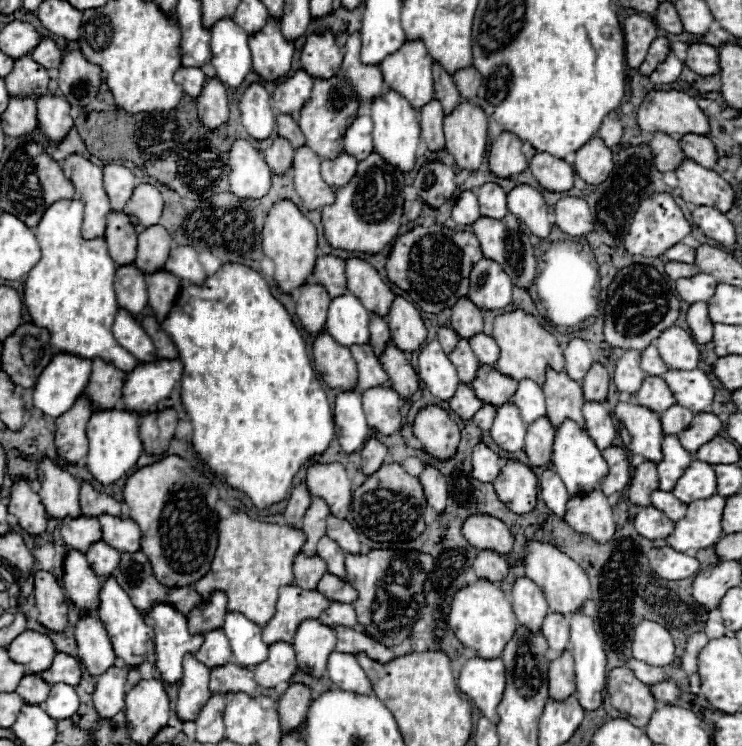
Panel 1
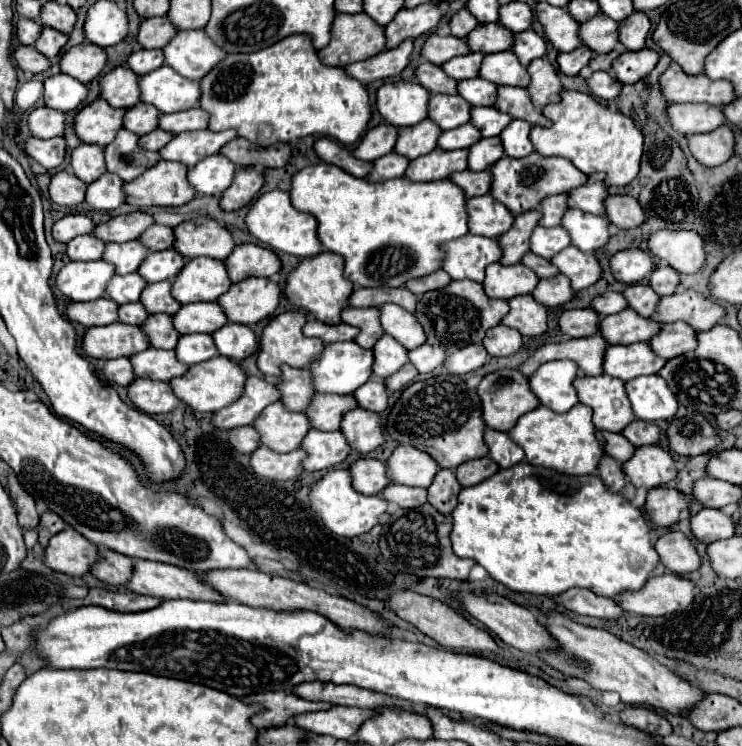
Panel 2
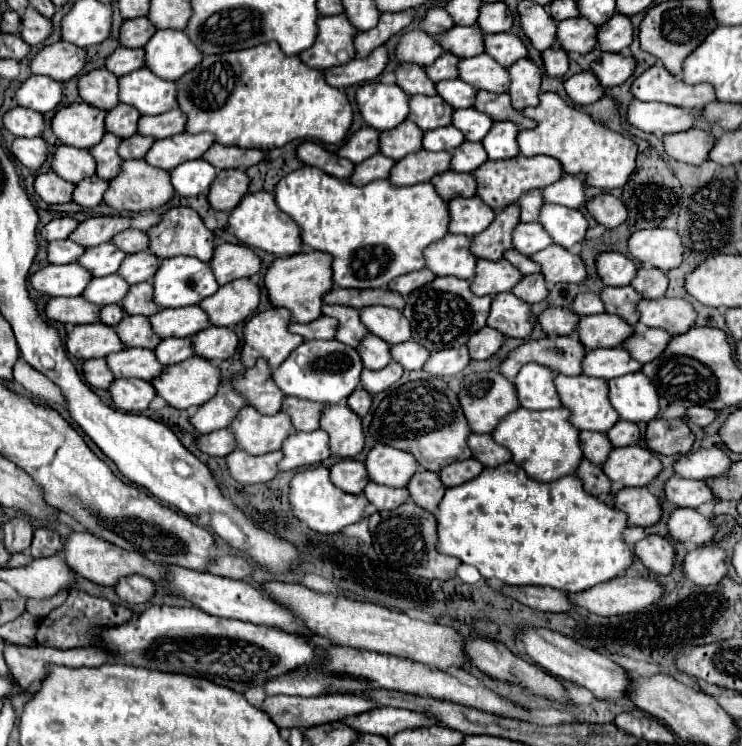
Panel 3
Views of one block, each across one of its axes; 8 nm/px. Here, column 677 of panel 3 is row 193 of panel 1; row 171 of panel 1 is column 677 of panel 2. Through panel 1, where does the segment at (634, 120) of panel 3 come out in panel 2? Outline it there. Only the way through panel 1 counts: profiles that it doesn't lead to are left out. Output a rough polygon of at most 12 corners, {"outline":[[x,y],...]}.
{"outline":[[670,104],[674,130],[686,136],[726,124],[712,104]]}

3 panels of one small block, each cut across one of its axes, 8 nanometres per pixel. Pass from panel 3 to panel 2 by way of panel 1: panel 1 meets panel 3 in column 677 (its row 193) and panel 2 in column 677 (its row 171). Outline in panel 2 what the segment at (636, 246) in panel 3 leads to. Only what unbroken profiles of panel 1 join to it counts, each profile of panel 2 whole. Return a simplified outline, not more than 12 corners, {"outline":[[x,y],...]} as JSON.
{"outline":[[660,230],[650,254],[680,274],[706,264],[698,232]]}

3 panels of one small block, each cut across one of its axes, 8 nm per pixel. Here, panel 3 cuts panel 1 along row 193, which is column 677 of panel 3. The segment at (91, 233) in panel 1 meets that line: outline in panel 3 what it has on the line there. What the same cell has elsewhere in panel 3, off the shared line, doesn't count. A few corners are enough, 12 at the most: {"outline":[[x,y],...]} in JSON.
{"outline":[[662,64],[632,84],[642,102],[702,110],[716,100],[710,84],[686,84]]}

